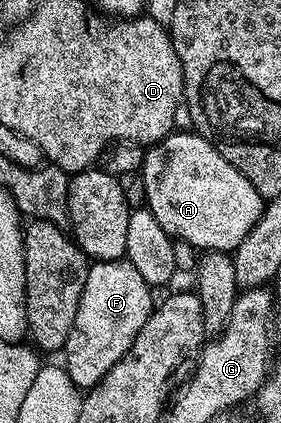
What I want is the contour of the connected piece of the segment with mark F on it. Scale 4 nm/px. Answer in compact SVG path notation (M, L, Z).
M127 260L92 262L89 265L86 284L78 300L78 312L62 351L63 365L82 391L88 392L96 387L106 372L126 356L130 344L134 344L134 336L142 332L142 324L146 324L153 312L152 294L153 287Z

